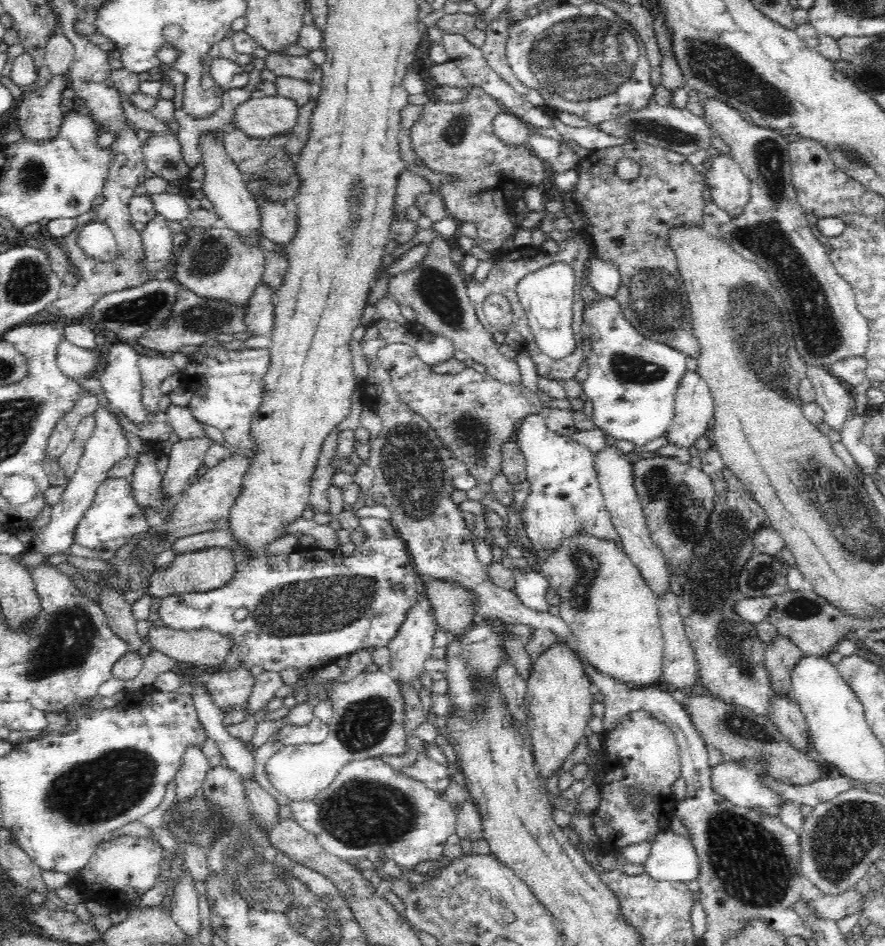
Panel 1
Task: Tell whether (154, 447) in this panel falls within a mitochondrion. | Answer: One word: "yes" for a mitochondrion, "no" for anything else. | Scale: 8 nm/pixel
no

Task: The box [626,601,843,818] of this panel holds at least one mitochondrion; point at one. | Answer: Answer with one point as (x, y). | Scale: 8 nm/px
(733, 643)

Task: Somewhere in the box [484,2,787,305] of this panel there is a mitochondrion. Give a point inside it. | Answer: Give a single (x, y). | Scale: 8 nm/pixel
(578, 60)

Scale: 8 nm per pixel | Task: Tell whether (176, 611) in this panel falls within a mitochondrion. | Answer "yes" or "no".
no

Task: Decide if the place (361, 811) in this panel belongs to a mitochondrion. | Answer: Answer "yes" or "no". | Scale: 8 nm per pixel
yes

